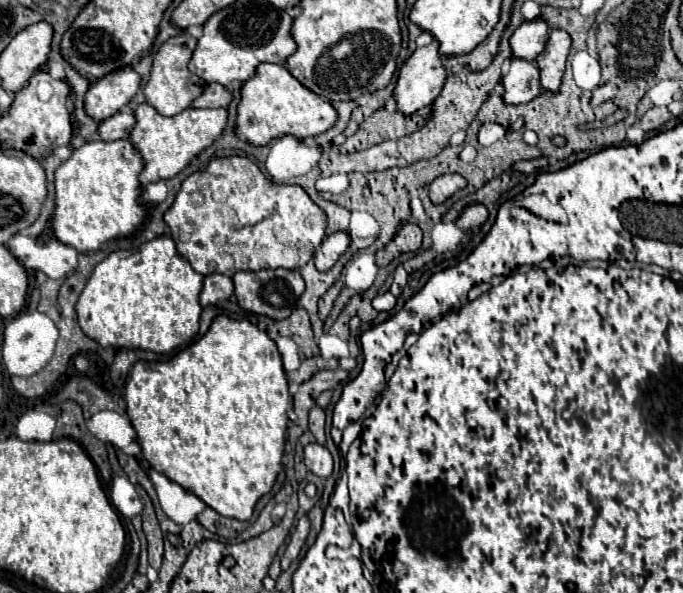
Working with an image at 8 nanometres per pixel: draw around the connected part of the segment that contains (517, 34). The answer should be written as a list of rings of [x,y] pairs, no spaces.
[[[536,19],[532,23],[522,23],[510,37],[512,57],[534,61],[548,41],[548,31],[550,29],[542,19]]]

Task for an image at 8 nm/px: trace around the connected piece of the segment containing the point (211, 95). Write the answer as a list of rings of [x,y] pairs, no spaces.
[[[210,83],[202,91],[202,95],[192,101],[190,107],[226,107],[230,99],[232,99],[230,91],[226,91],[220,83]]]

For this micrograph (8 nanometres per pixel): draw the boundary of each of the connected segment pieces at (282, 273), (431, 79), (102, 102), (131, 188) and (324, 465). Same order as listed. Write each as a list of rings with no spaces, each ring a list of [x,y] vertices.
[[[262,269],[256,273],[242,271],[242,273],[236,273],[232,281],[234,281],[234,295],[242,309],[270,317],[274,321],[286,319],[298,305],[300,295],[304,293],[304,281],[300,273],[288,271],[288,269]]]
[[[432,41],[426,47],[416,47],[416,51],[404,61],[404,65],[398,73],[398,79],[396,79],[396,87],[392,91],[392,95],[396,99],[396,111],[402,115],[412,115],[412,113],[432,105],[432,101],[440,95],[444,81],[446,81],[444,57],[438,53],[436,41]]]
[[[132,67],[112,71],[90,85],[84,95],[84,111],[94,121],[104,121],[112,117],[120,107],[128,105],[138,89],[140,75]]]
[[[128,139],[112,143],[92,141],[74,149],[54,173],[56,209],[52,215],[52,231],[64,245],[74,247],[78,253],[100,249],[102,243],[114,237],[126,237],[138,229],[146,209],[138,201],[142,159]]]
[[[308,443],[304,447],[304,463],[308,471],[312,471],[318,477],[330,477],[334,469],[334,459],[330,451],[320,443]]]

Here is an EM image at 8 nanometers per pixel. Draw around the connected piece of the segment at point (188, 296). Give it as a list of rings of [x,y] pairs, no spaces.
[[[156,237],[136,249],[114,251],[94,267],[92,277],[88,279],[76,303],[78,325],[82,327],[86,337],[94,339],[102,347],[144,349],[160,355],[172,353],[176,347],[188,343],[198,333],[198,319],[202,311],[198,295],[202,279],[204,275],[196,273],[190,263],[176,253],[176,245],[170,237]]]

